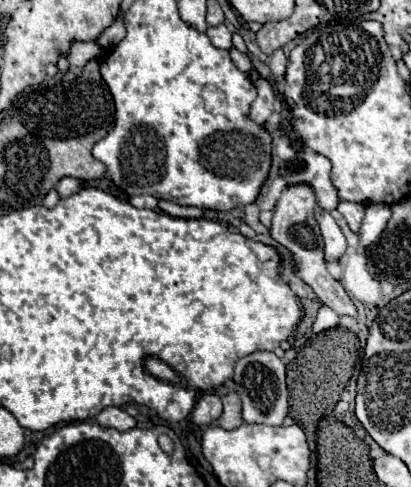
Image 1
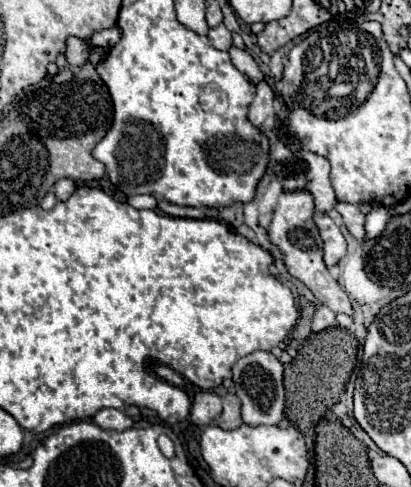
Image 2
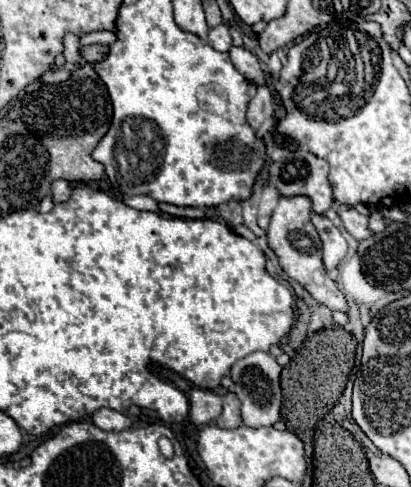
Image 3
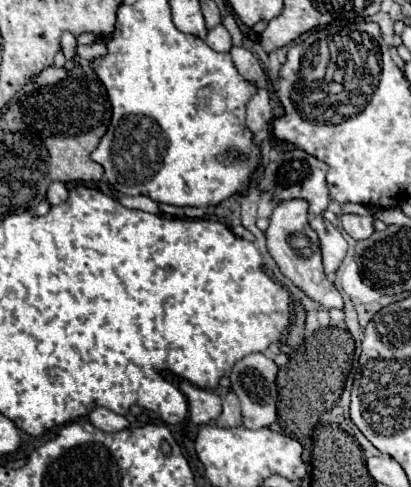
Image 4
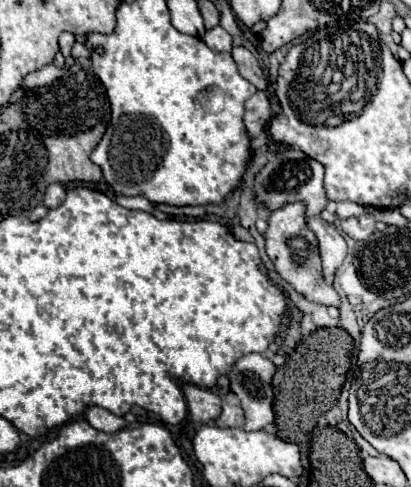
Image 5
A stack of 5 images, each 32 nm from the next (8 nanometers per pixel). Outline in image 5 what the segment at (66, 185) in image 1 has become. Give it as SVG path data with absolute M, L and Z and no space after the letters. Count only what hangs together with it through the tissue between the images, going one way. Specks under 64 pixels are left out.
M56 182L56 184L50 184L50 186L48 186L46 196L44 196L44 204L46 204L48 208L56 208L56 206L62 204L64 198L66 198L66 190L64 190L62 184Z

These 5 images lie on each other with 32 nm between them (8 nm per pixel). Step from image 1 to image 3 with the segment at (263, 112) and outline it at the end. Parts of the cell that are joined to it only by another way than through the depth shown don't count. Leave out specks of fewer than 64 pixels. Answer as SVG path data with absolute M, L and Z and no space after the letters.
M258 86L256 96L252 98L252 102L248 104L248 122L254 130L260 128L260 124L274 114L272 108L272 92L268 86Z

